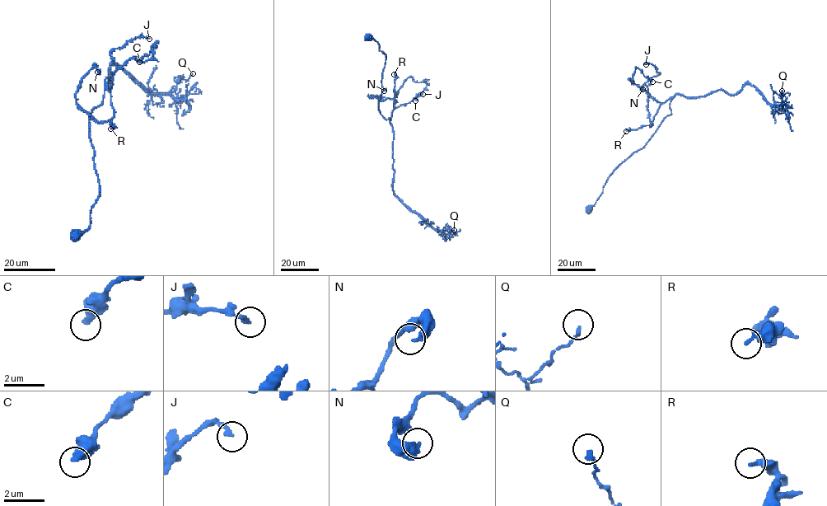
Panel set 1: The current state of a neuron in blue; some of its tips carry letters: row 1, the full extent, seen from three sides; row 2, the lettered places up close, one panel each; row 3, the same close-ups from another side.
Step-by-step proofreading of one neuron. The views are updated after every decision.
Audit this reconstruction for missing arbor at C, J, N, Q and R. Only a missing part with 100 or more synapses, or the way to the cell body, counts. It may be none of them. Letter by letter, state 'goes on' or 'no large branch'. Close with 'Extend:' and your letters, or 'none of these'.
C: no large branch
J: no large branch
N: no large branch
Q: no large branch
R: no large branch
Extend: none of these

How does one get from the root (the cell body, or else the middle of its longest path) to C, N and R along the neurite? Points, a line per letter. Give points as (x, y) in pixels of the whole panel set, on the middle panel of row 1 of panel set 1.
C: (368, 37), (385, 56), (380, 112), (391, 119), (395, 93), (410, 77), (426, 84), (415, 100)
N: (368, 37), (385, 56), (378, 109), (390, 119), (396, 101), (368, 96), (379, 96), (384, 91)
R: (368, 37), (379, 44), (379, 50), (385, 56), (378, 109), (386, 119), (391, 119), (396, 101), (394, 74)

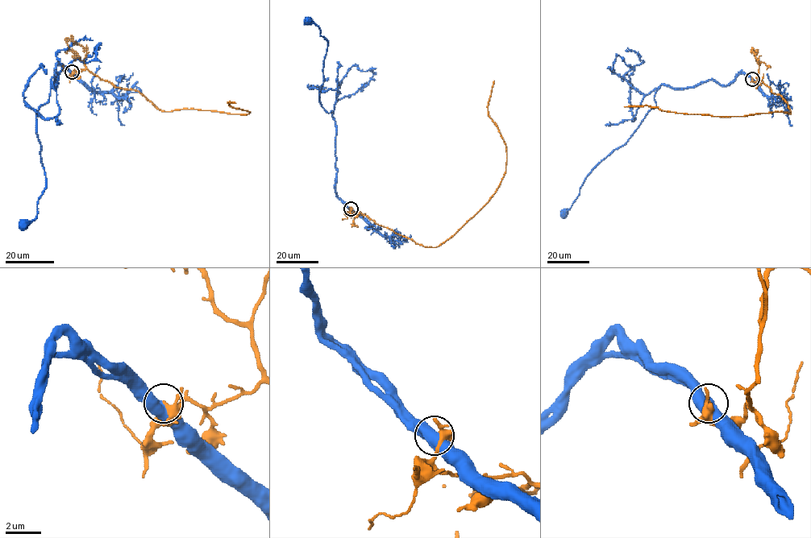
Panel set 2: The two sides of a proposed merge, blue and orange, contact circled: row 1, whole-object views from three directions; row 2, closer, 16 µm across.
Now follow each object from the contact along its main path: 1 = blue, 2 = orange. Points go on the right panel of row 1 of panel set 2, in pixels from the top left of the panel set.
1: (752, 79), (740, 73), (725, 85), (662, 84), (655, 107), (592, 169), (564, 212)
2: (752, 79), (758, 76), (781, 97), (791, 114), (711, 116), (624, 107)

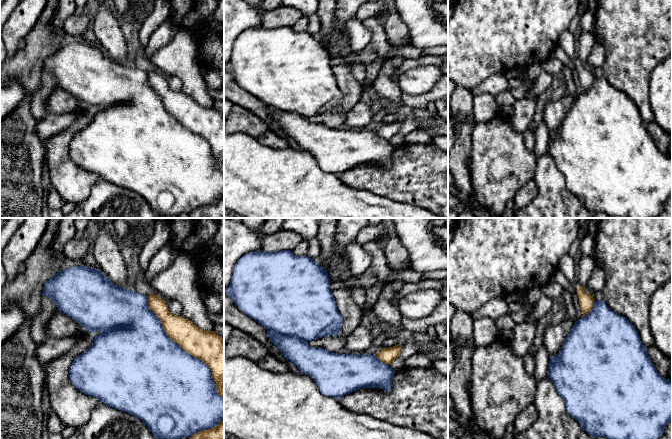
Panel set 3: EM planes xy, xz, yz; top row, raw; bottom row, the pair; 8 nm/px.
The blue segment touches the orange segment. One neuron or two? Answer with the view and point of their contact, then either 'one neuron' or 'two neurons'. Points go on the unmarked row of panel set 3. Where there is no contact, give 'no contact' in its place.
xy (183, 126) | two neurons

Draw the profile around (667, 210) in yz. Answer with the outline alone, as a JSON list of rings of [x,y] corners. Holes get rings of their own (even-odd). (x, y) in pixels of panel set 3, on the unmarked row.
[[[672,196],[666,201],[662,212],[651,218],[672,218]]]

